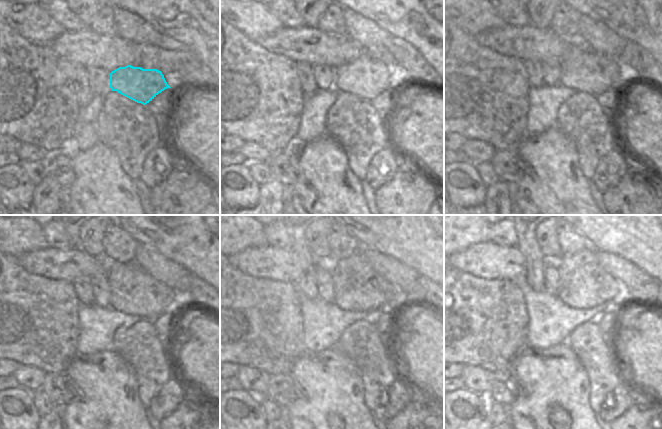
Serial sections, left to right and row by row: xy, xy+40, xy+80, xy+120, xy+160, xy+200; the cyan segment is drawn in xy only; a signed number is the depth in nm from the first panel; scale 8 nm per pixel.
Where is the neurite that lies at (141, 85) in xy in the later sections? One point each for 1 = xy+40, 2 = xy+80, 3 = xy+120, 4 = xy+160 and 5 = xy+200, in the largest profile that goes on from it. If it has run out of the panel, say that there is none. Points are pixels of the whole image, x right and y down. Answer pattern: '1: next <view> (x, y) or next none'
1: next xy+40 (366, 77)
2: next xy+80 (581, 68)
3: next xy+120 (133, 291)
4: next xy+160 (357, 286)
5: next xy+200 (582, 283)

